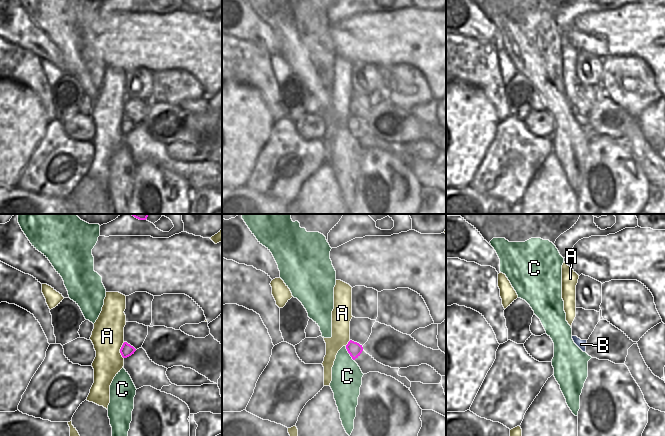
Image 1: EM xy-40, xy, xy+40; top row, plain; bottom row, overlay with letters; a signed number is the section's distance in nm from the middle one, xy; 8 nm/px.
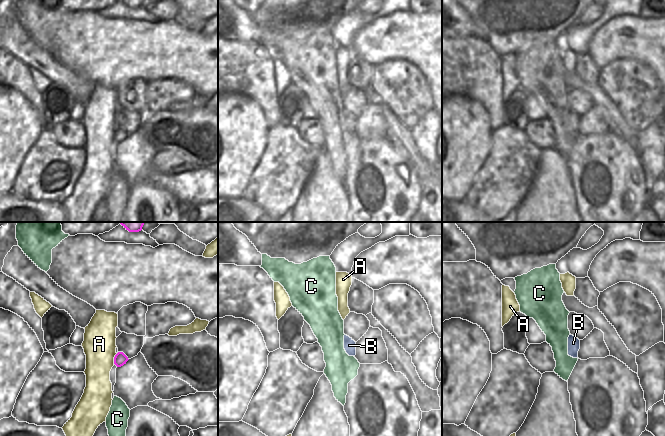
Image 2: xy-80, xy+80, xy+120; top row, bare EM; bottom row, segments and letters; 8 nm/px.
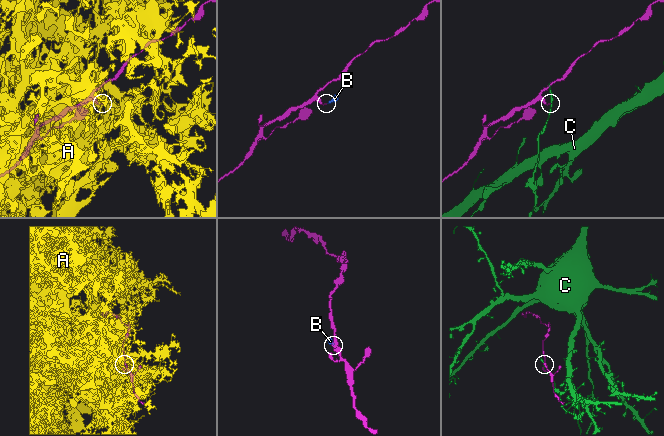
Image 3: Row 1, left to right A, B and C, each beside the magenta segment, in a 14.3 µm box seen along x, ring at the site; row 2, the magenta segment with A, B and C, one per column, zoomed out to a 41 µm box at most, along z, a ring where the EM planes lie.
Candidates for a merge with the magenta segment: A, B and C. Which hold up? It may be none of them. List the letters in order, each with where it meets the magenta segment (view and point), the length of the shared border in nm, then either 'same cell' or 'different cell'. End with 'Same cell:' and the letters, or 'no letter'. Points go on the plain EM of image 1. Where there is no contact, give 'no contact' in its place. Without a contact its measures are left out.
A: contact xy-40 (120, 126); length 140 nm; different cell
B: no contact; same cell
C: contact xy (348, 128); length 140 nm; different cell
Same cell: B

